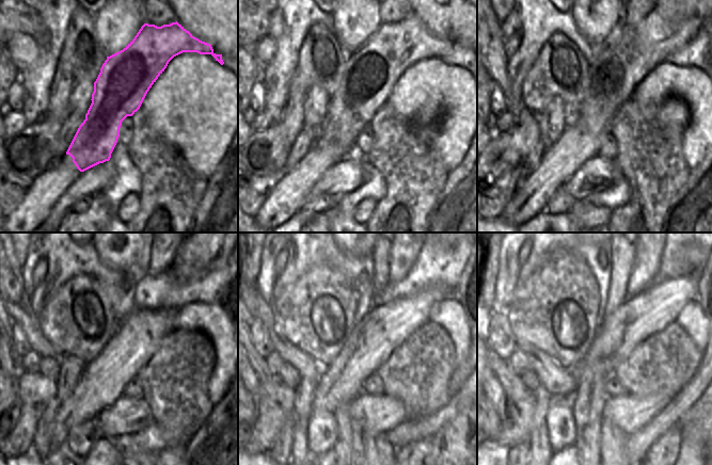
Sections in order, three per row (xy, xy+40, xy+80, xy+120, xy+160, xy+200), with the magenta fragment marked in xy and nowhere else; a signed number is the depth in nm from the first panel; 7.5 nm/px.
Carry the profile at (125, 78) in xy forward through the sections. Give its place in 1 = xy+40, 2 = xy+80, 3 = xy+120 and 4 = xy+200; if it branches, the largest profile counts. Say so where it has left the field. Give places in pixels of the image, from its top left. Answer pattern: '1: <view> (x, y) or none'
1: xy+40 (369, 74)
2: xy+80 (620, 62)
3: xy+120 (199, 272)
4: xy+200 (684, 254)

